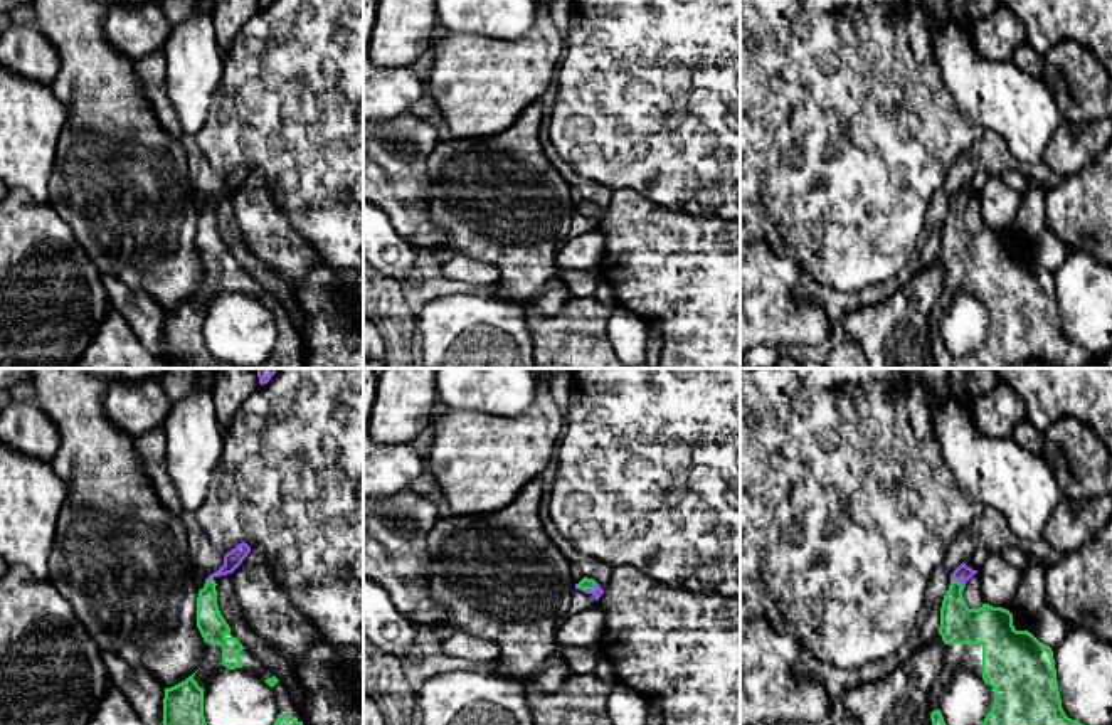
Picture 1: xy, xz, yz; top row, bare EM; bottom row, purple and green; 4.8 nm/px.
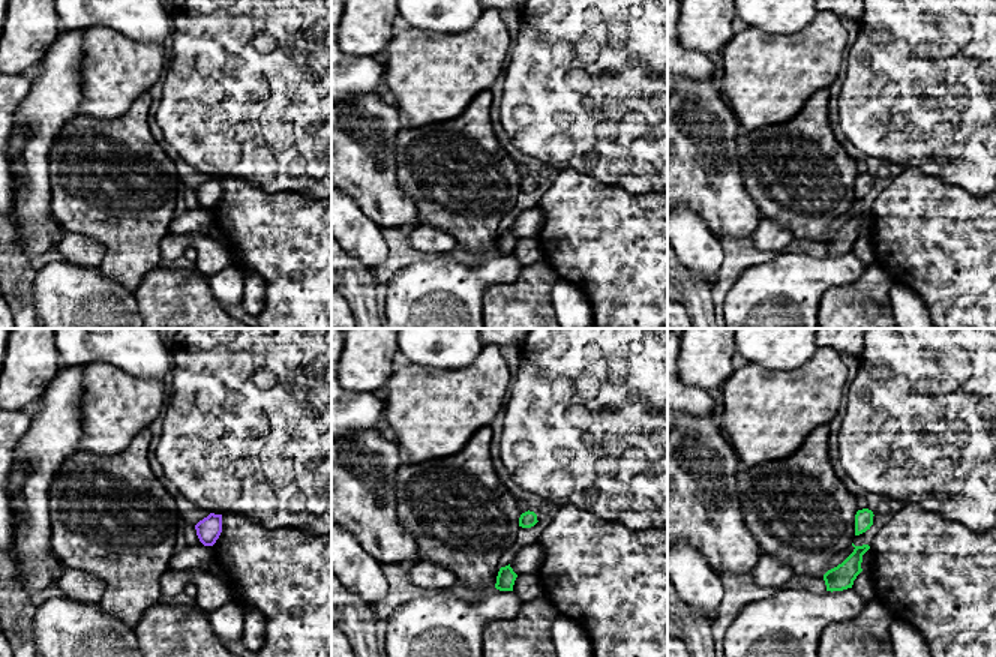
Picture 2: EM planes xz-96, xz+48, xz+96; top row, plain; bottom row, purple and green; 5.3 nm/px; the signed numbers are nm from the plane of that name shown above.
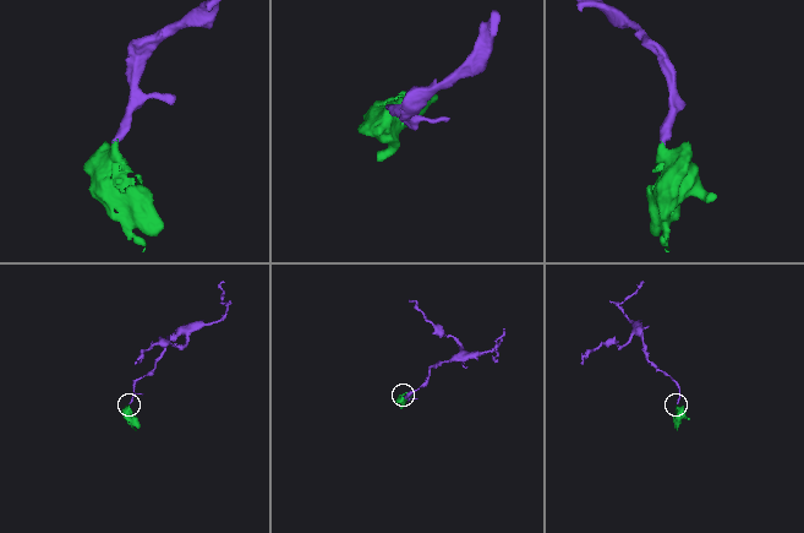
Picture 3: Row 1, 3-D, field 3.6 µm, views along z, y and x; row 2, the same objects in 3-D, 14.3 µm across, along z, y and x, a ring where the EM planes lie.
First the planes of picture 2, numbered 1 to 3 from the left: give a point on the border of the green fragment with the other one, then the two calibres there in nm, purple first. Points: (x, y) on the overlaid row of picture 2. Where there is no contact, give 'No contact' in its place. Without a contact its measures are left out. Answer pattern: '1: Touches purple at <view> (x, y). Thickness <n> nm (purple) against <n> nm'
1: No contact
2: No contact
3: No contact

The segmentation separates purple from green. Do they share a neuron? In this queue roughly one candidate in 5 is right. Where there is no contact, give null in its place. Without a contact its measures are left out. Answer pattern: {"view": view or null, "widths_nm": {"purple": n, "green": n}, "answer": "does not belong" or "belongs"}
{"view": "yz", "widths_nm": {"purple": 80, "green": 190}, "answer": "belongs"}

